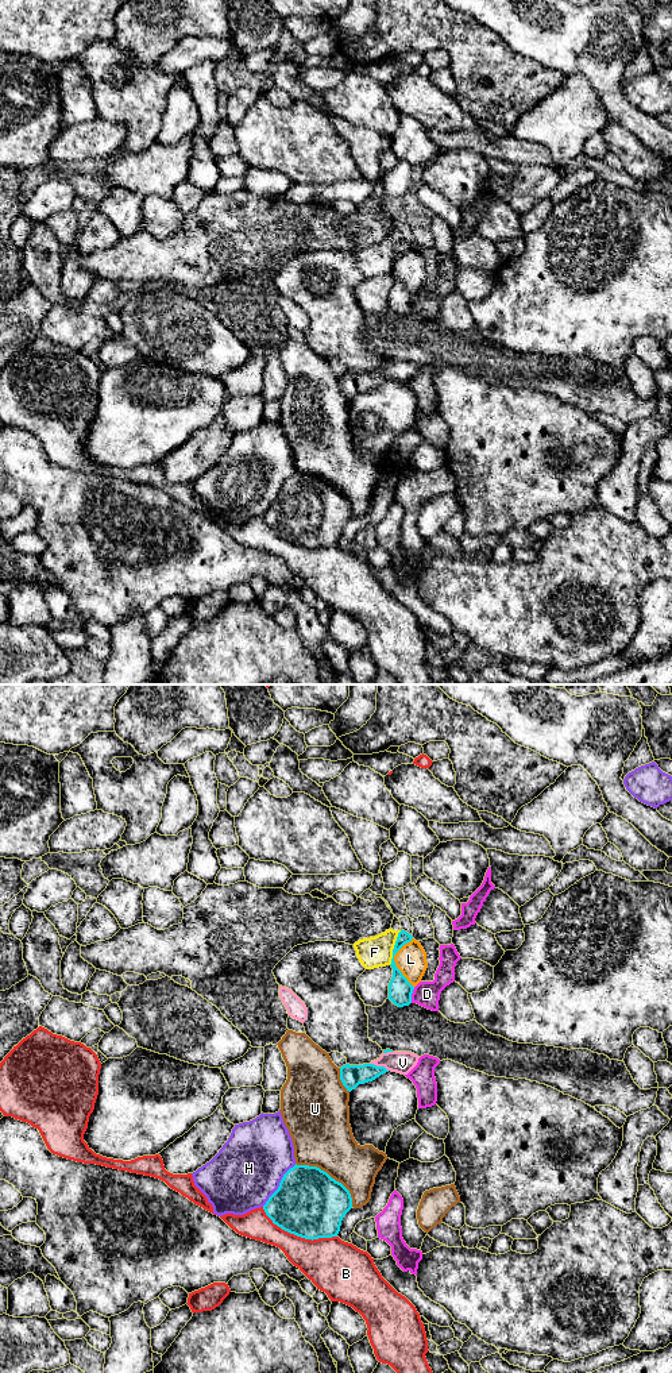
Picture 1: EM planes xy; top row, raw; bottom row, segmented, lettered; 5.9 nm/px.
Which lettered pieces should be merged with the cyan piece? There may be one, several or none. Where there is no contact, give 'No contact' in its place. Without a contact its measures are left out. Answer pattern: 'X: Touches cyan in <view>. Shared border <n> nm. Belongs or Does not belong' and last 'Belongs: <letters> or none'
B: Touches cyan in xy. Shared border 480 nm. Does not belong
D: Touches cyan in xy. Shared border 100 nm. Does not belong
F: Touches cyan in xy. Shared border 220 nm. Does not belong
H: Touches cyan in xy. Shared border 320 nm. Does not belong
L: Touches cyan in xy. Shared border 300 nm. Does not belong
U: Touches cyan in xy. Shared border 440 nm. Does not belong
V: Touches cyan in xy. Shared border 120 nm. Does not belong
Belongs: none

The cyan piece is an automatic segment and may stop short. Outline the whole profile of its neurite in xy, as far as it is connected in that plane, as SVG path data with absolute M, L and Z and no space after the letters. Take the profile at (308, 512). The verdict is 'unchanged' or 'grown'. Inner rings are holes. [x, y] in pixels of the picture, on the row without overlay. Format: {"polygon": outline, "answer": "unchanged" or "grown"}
{"polygon": "M294 474L282 486L278 498L263 518L274 533L305 548L337 545L341 529L352 517L349 500L317 475Z", "answer": "unchanged"}

